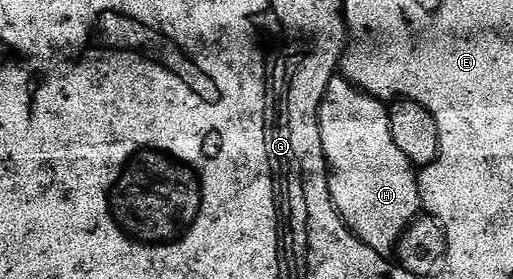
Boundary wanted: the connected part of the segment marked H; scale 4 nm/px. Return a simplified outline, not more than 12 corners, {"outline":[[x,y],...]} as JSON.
{"outline":[[345,76],[324,91],[334,206],[390,255],[423,212],[390,111]]}

